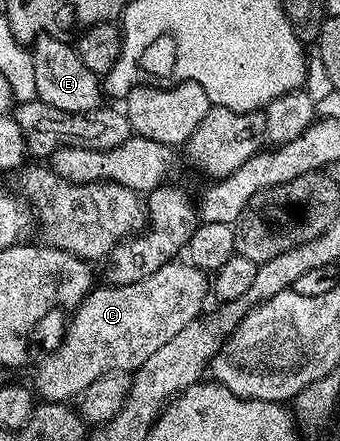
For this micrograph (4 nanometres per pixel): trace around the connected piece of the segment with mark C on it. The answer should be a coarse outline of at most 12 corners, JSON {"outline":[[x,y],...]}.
{"outline":[[165,263],[94,286],[32,383],[50,403],[136,371],[211,283]]}

